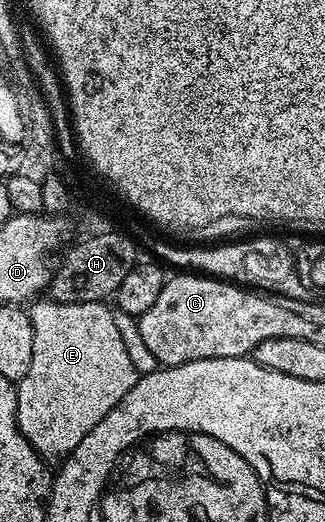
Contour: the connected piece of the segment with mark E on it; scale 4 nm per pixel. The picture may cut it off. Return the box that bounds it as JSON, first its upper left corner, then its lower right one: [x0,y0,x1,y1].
[16,299,140,462]

